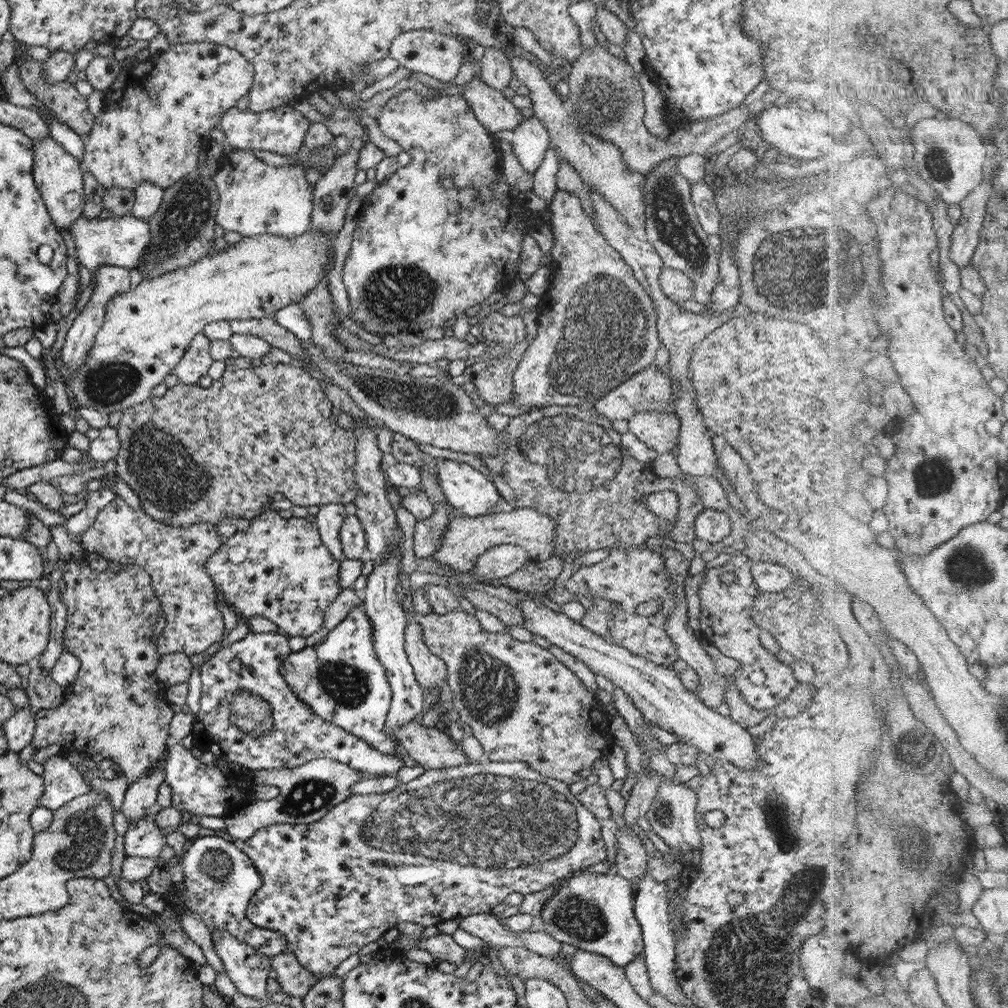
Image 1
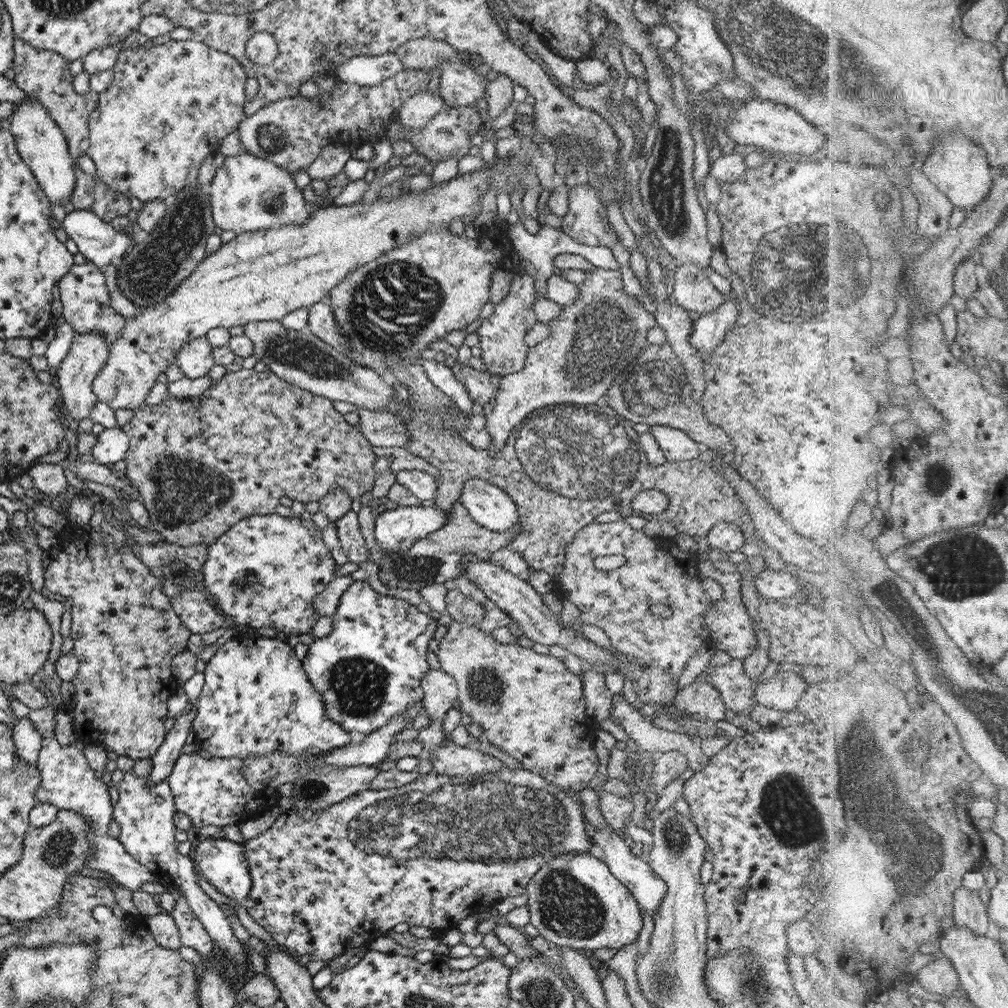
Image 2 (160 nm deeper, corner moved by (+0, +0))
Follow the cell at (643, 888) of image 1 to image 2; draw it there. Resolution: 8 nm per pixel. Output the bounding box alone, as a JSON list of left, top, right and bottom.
[588,827,666,920]

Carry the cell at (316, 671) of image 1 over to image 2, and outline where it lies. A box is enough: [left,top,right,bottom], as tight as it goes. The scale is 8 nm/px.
[301,580,437,735]

